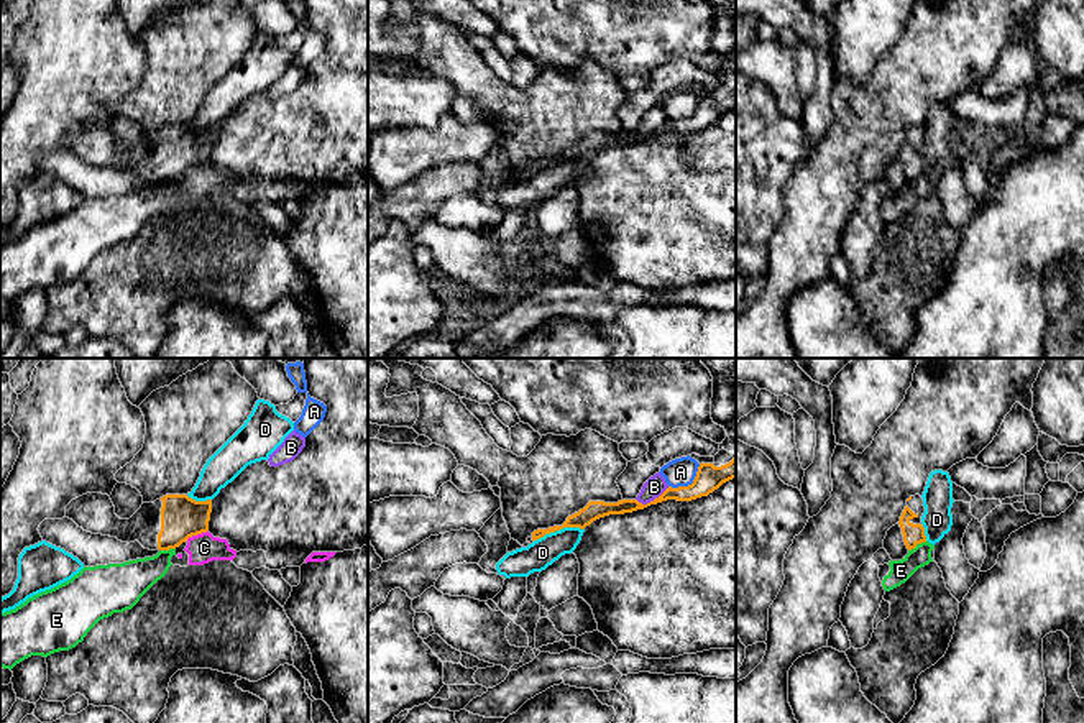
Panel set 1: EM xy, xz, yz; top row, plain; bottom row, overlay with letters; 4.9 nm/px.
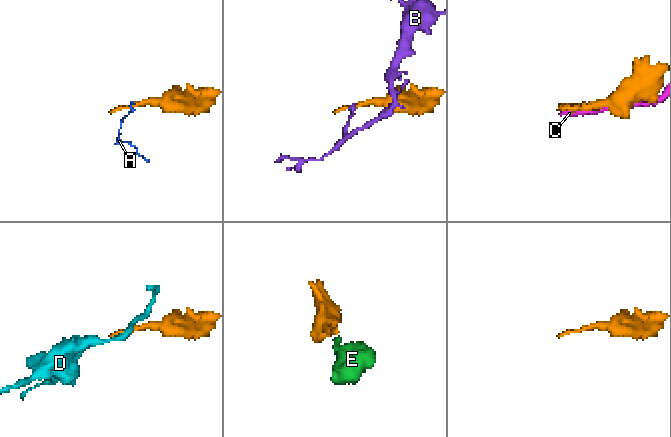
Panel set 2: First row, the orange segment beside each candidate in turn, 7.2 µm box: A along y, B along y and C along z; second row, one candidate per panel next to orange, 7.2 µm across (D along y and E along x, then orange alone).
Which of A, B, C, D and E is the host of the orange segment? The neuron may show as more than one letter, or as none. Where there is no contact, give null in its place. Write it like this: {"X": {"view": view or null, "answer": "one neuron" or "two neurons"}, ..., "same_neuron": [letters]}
{"A": {"view": "xz", "answer": "two neurons"}, "B": {"view": "xz", "answer": "two neurons"}, "C": {"view": "xy", "answer": "two neurons"}, "D": {"view": "xz", "answer": "two neurons"}, "E": {"view": "yz", "answer": "two neurons"}, "same_neuron": []}

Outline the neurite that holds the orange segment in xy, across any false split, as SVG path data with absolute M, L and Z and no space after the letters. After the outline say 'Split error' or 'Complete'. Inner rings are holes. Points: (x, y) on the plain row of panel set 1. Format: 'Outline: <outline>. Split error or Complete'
Outline: M87 125L66 138L66 150L92 166L138 173L149 182L179 179L189 169L207 164L212 131L195 133L187 127L166 127L154 135L143 135L130 150L120 151L108 127Z. Split error

